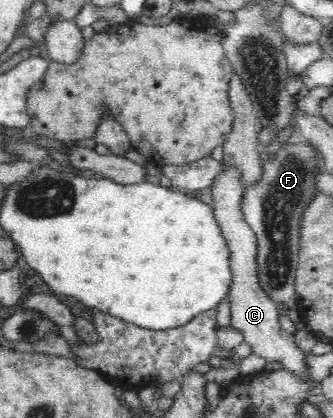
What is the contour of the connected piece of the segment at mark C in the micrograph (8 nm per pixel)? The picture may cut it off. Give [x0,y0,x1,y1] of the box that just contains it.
[208,164,307,377]

